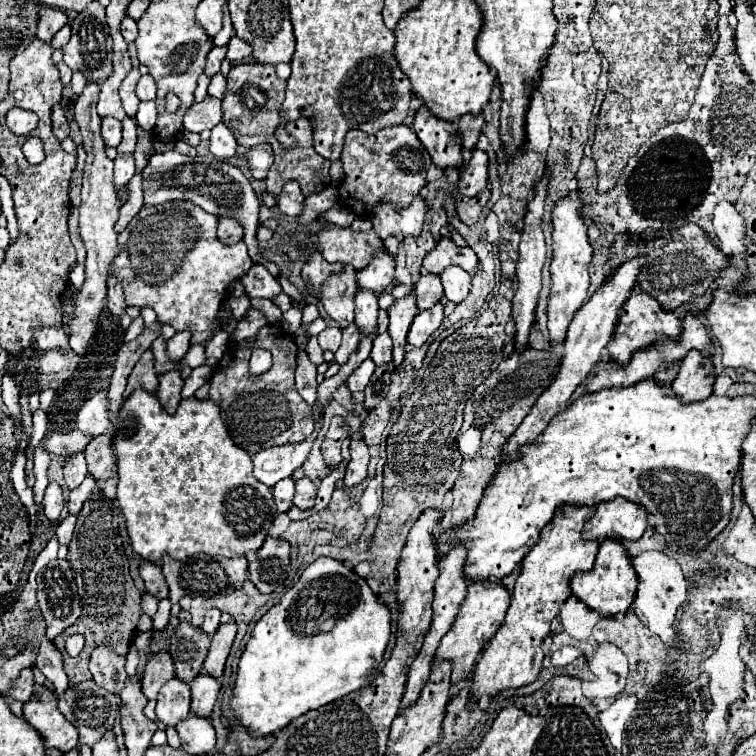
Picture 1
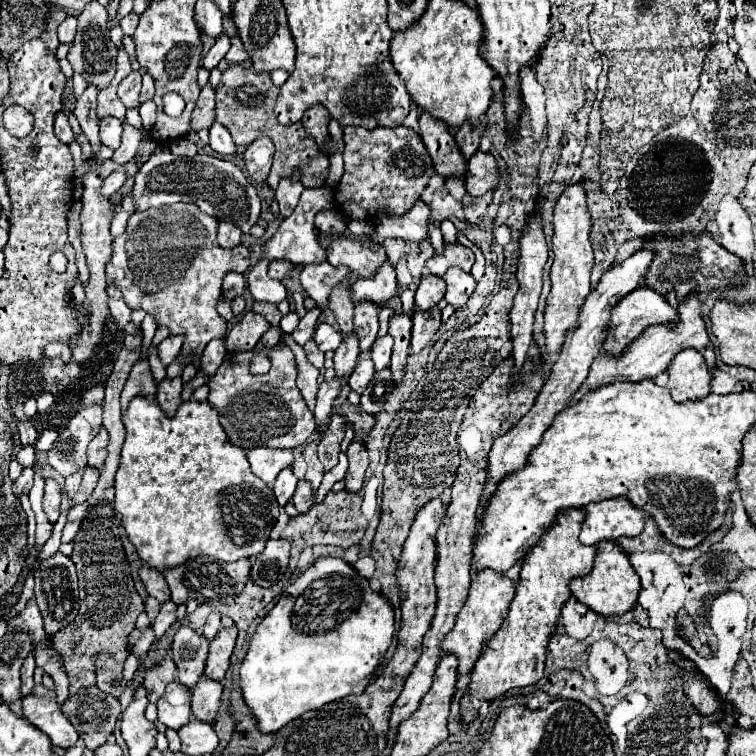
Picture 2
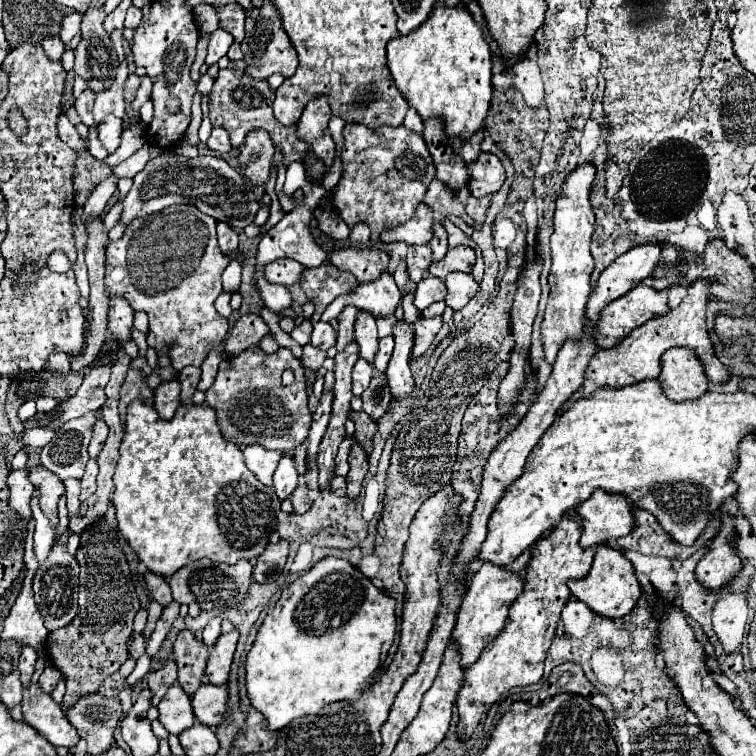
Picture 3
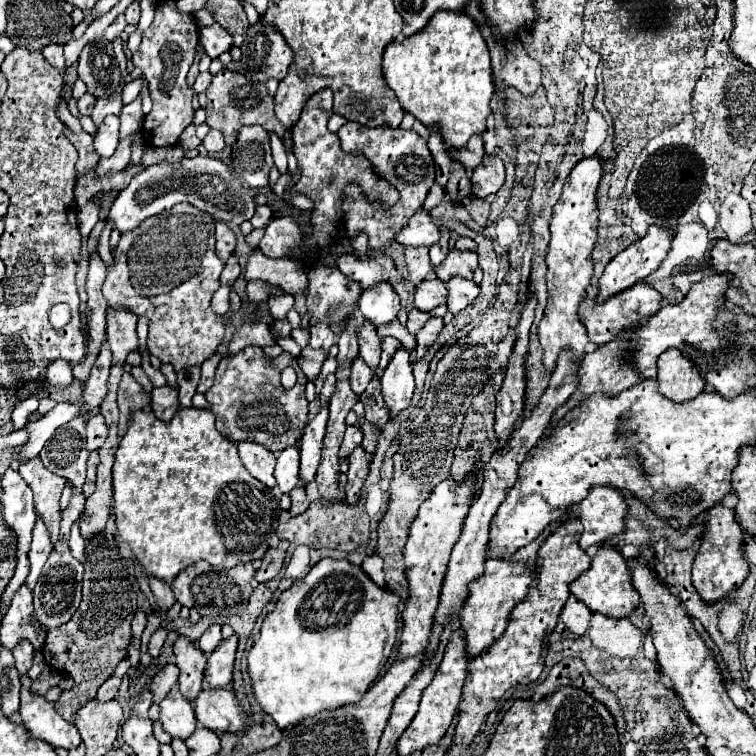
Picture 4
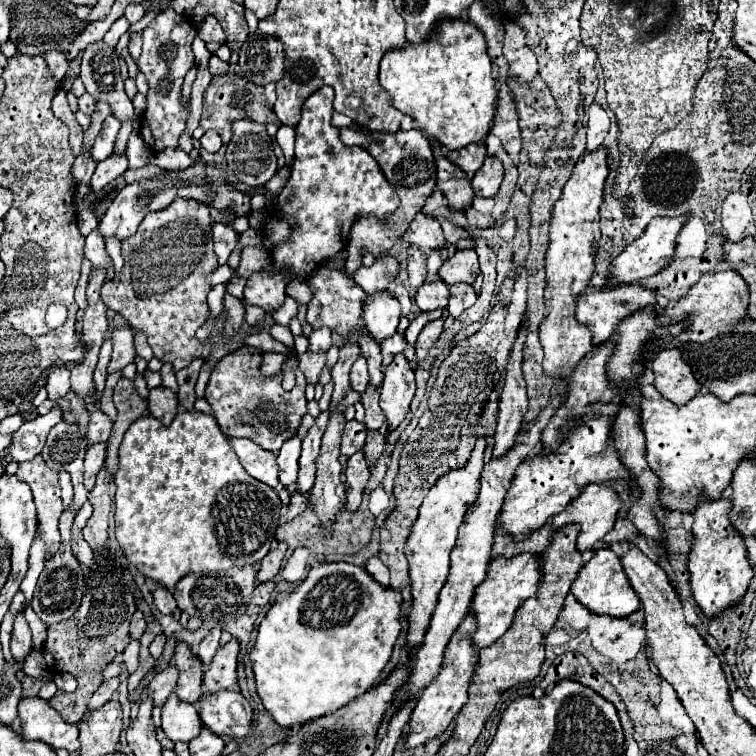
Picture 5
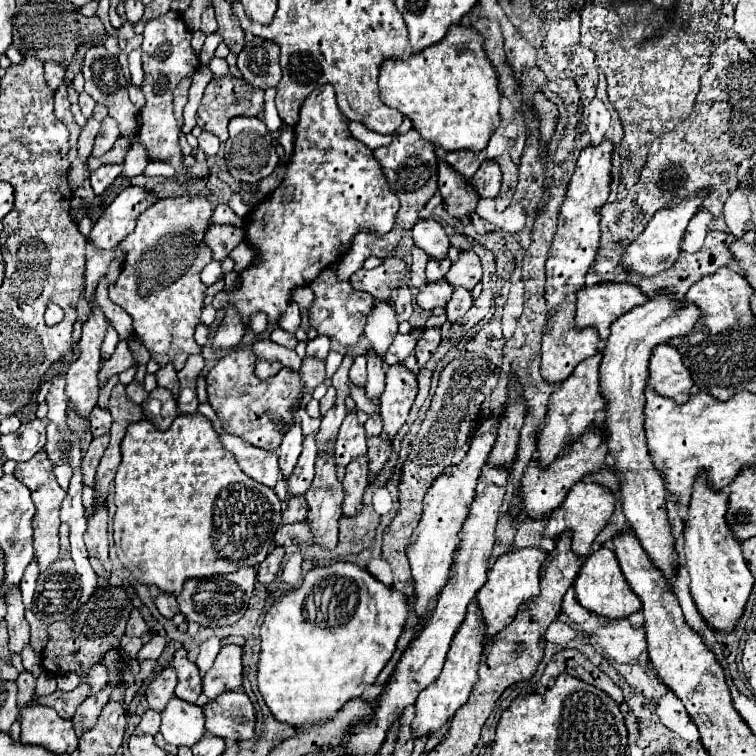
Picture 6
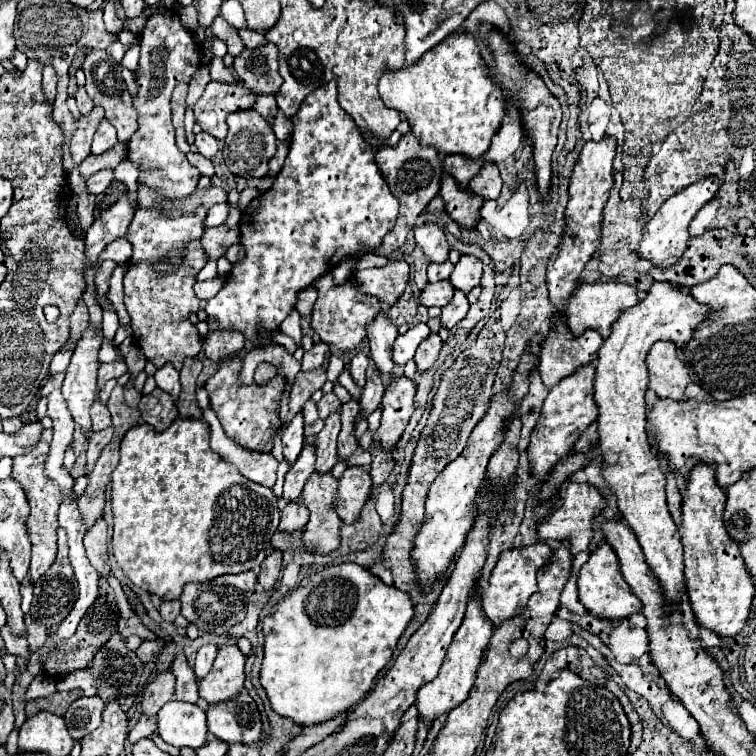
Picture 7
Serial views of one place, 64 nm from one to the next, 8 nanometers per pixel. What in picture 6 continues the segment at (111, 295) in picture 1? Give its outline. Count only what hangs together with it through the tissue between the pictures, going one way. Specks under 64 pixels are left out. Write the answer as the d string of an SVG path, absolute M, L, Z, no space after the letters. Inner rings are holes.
M128 338L126 340L118 340L116 352L110 356L108 362L104 362L98 378L100 378L100 382L106 382L110 376L124 372L132 364L134 364L134 360L132 360L132 352L130 352L130 346L128 346Z

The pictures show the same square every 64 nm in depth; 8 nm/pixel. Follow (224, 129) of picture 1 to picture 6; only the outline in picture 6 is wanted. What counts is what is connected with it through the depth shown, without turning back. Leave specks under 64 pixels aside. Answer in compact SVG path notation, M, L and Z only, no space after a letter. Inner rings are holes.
M202 132L198 136L198 142L200 142L200 148L204 150L206 156L214 156L218 152L218 148L220 148L220 140L212 132Z

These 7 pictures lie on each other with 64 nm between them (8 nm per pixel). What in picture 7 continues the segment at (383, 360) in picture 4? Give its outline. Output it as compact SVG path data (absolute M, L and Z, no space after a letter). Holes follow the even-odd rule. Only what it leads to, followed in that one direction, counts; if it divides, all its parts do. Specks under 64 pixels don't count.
M416 324L412 326L406 334L398 336L394 346L392 346L392 360L398 366L404 366L408 360L414 358L414 352L418 348L418 344L430 334L430 328L426 324Z

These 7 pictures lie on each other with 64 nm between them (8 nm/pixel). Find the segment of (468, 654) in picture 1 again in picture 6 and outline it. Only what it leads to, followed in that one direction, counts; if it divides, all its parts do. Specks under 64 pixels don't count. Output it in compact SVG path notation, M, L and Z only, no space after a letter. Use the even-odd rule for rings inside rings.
M522 548L522 550L502 554L492 564L492 568L488 570L486 584L476 594L476 600L478 600L478 606L480 606L480 612L482 612L482 620L486 624L486 632L484 632L486 640L494 638L498 632L502 632L514 620L514 616L518 612L518 606L522 602L538 596L538 592L540 592L540 588L538 588L540 568L542 568L544 560L546 560L544 550L540 550L540 548Z

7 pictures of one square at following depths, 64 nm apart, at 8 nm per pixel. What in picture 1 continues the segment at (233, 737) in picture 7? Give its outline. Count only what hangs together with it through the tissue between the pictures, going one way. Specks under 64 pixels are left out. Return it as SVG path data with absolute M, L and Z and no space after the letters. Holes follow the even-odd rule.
M200 672L196 676L196 680L190 682L190 688L192 688L192 712L208 718L212 714L216 698L218 698L220 682L216 678L208 676L206 672Z

